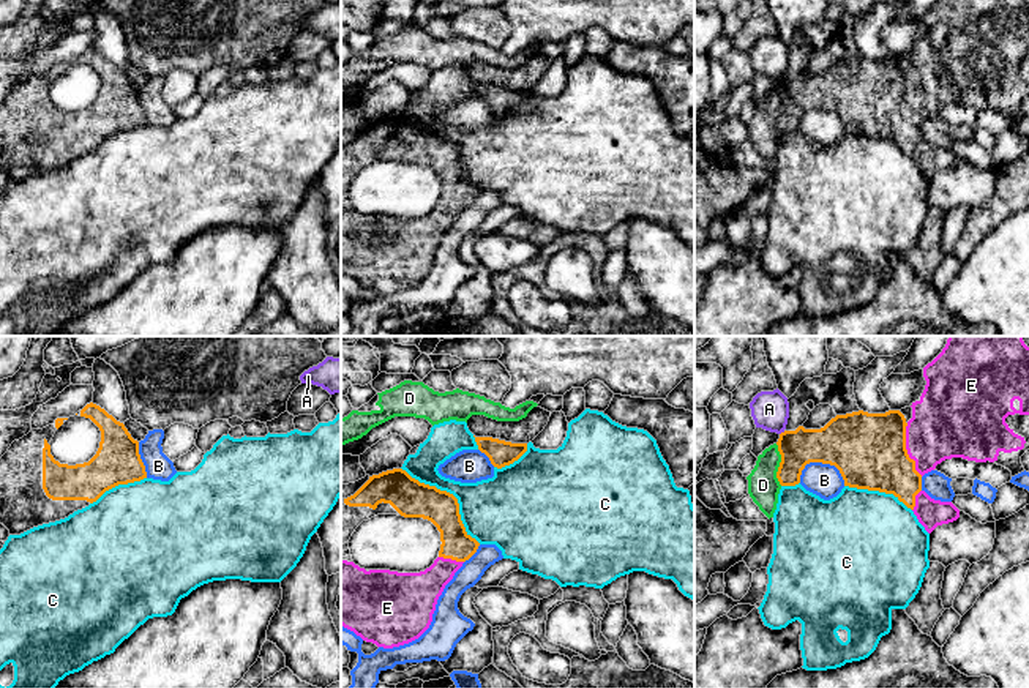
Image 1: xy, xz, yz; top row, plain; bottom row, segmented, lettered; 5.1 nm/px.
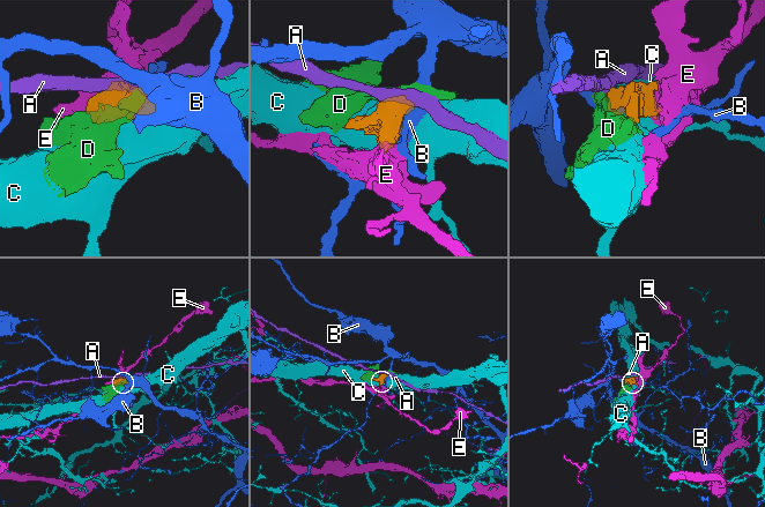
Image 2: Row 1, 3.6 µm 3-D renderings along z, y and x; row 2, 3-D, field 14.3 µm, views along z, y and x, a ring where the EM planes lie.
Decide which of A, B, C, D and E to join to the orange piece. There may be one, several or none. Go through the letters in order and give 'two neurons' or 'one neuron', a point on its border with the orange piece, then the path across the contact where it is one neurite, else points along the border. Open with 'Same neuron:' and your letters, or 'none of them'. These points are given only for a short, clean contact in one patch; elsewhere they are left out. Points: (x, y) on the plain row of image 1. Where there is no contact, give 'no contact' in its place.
Same neuron: E
A: two neurons; meets orange in yz at (782, 79); border along yz (785, 78), (780, 81)
B: two neurons; meets orange in yz at (824, 109)
C: two neurons; meets orange in xz at (452, 141)
D: two neurons; meets orange in yz at (780, 111); border along yz (775, 90), (780, 100), (777, 127), (782, 131)
E: one neuron; meets orange in yz at (906, 97)

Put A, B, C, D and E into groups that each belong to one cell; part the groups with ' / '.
A / B / C / D / E

